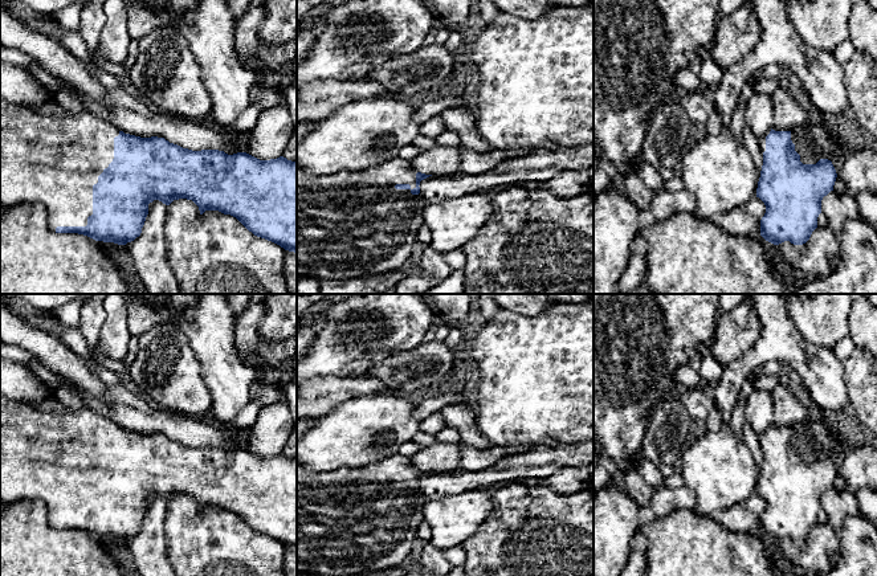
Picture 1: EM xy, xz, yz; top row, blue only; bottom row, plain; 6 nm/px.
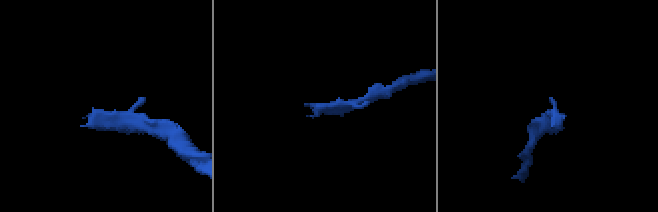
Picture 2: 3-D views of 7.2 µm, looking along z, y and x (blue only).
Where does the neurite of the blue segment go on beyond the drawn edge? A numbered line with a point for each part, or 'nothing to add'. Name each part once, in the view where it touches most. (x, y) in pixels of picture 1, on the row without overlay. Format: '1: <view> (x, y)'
1: xy (49, 453)

